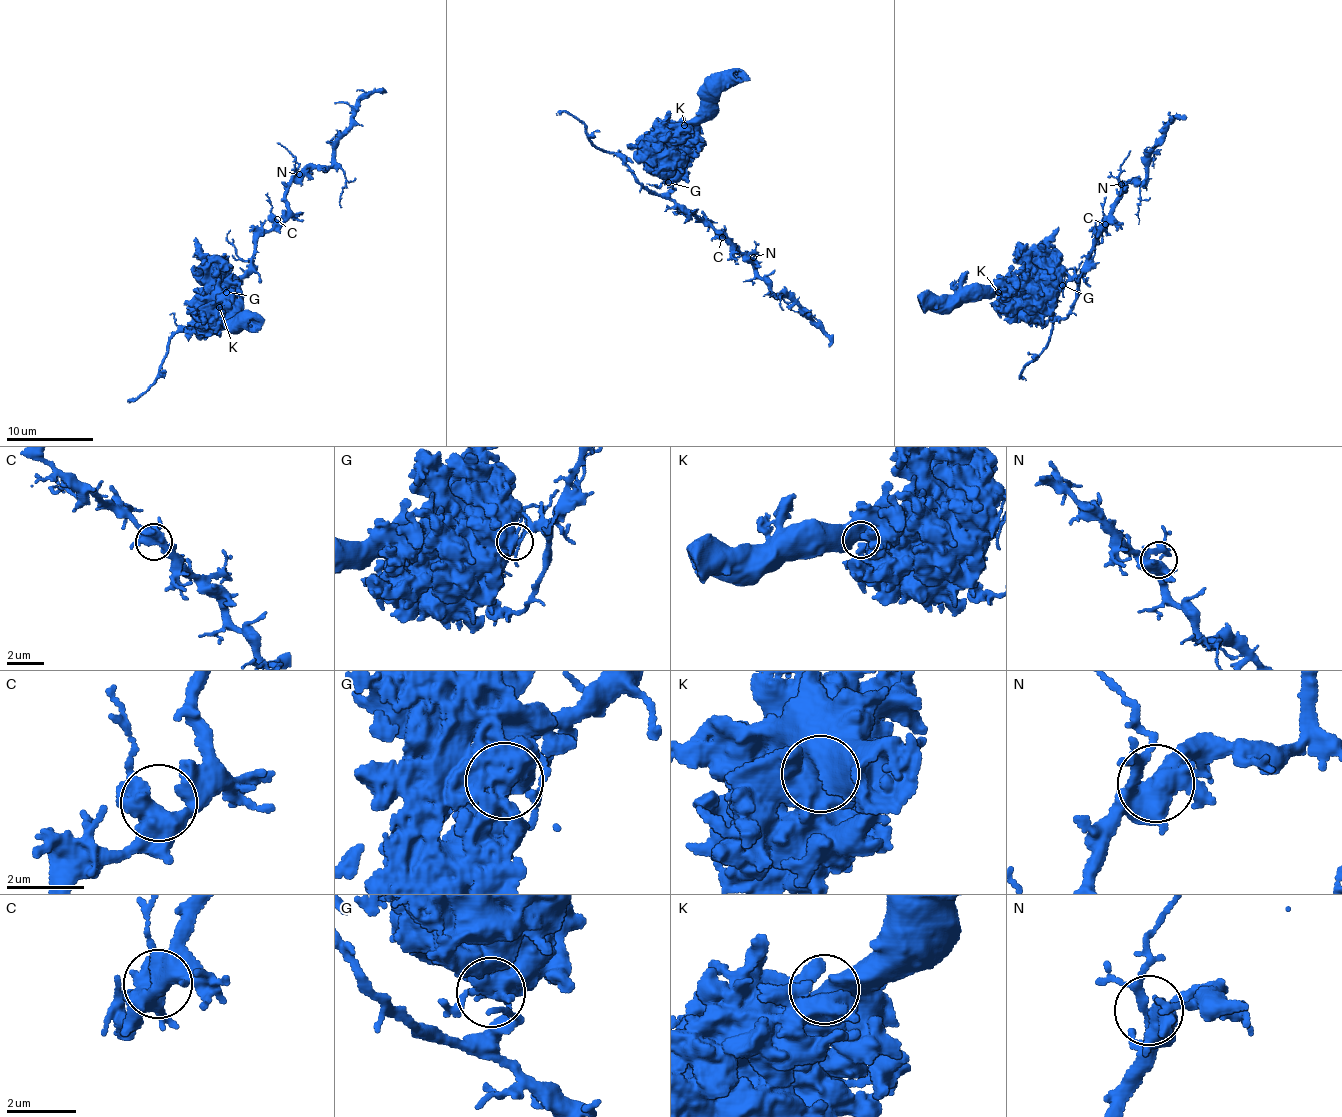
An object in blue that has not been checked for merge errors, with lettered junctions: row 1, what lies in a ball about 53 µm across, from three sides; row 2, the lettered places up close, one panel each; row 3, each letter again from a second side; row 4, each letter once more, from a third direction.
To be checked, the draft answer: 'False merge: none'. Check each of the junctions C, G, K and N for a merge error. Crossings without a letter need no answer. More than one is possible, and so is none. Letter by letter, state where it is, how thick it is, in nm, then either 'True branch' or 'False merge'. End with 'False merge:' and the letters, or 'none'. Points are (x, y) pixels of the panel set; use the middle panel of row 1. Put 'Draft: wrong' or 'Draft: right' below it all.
C: Place: (722, 237). Thickness 500 nm. True branch
G: Place: (668, 182). Thickness 750 nm. False merge
K: Place: (684, 125). Thickness 1050 nm. True branch
N: Place: (753, 257). Thickness 500 nm. True branch
False merge: G
Draft: wrong

